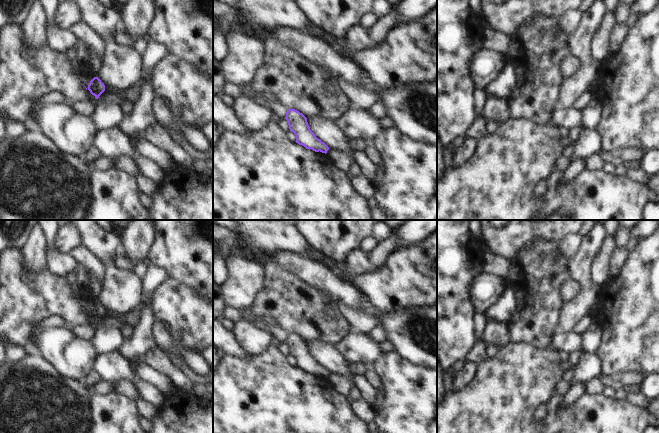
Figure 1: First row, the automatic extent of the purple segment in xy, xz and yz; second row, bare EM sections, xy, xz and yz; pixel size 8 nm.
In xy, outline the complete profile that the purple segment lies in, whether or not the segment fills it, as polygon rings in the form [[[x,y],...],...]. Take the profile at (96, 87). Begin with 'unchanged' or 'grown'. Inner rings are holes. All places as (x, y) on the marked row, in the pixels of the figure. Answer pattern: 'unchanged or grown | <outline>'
grown | [[[94,77],[89,85],[88,85],[88,90],[90,91],[90,93],[92,95],[95,96],[96,99],[99,98],[99,96],[104,92],[108,92],[108,93],[121,93],[123,90],[113,90],[111,87],[109,86],[105,86],[101,80],[98,77]]]

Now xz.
grown | [[[287,109],[286,118],[289,129],[296,135],[296,143],[304,146],[306,149],[312,149],[315,152],[322,152],[329,156],[338,169],[349,171],[354,160],[348,153],[330,149],[324,142],[318,139],[310,130],[307,118],[295,109]]]

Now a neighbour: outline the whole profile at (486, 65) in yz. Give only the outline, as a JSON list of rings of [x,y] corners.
[[[482,48],[473,57],[470,65],[470,76],[475,88],[487,88],[506,66],[504,56]]]

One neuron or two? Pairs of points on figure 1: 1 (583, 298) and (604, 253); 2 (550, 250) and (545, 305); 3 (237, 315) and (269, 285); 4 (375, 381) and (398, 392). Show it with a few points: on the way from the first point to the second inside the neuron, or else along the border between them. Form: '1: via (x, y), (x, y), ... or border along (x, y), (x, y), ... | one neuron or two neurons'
1: border along (594, 256), (591, 262), (591, 279), (599, 286) | two neurons
2: via (545, 264), (545, 291) | one neuron
3: border along (253, 306), (256, 315), (275, 319) | two neurons
4: border along (369, 367), (379, 376), (382, 387) | two neurons

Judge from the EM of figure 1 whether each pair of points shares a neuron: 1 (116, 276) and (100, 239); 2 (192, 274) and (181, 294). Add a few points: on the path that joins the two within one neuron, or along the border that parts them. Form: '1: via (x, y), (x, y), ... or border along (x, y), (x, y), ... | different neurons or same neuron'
1: via (110, 267), (105, 248) | same neuron
2: border along (168, 277), (173, 277), (188, 285), (202, 296) | different neurons

